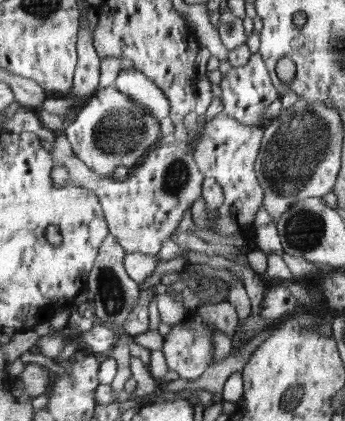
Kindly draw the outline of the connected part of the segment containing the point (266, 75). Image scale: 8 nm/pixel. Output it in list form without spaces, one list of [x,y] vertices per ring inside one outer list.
[[[260,52],[253,53],[245,66],[231,66],[222,77],[219,85],[222,87],[224,113],[237,119],[245,126],[264,127],[262,121],[264,112],[273,102],[281,99],[280,90],[273,84],[268,63],[265,62]]]

